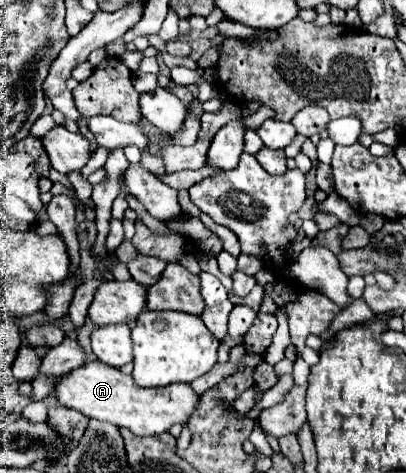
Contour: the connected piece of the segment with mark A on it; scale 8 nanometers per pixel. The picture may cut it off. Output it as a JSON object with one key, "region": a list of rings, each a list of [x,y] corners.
{"region":[[[88,362],[54,382],[54,396],[60,406],[74,408],[88,418],[110,422],[118,428],[128,428],[138,436],[156,436],[170,430],[172,424],[188,420],[198,406],[198,396],[190,386],[166,386],[162,390],[138,388],[132,376],[122,374],[118,368],[110,368],[102,362]]]}

